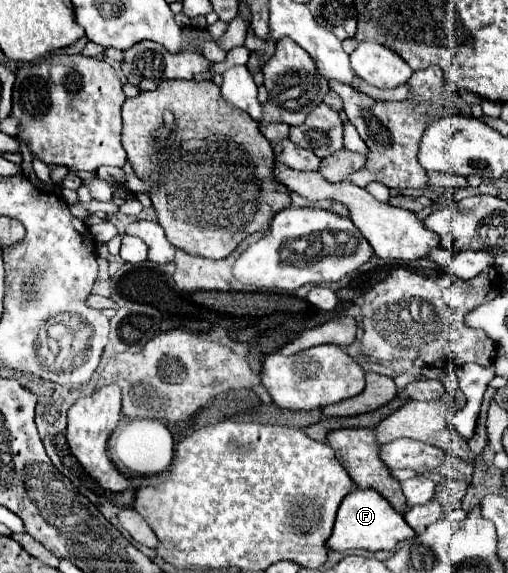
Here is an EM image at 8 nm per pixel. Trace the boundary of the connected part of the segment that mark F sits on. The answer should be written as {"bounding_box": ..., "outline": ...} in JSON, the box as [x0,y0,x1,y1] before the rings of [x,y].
{"bounding_box":[327,489,415,551],"outline":[[[355,489],[339,505],[337,519],[333,533],[327,541],[327,547],[333,551],[347,551],[347,549],[365,549],[365,551],[379,551],[379,549],[395,549],[401,541],[409,541],[415,537],[415,531],[405,523],[403,515],[395,511],[387,499],[379,493]]]}

